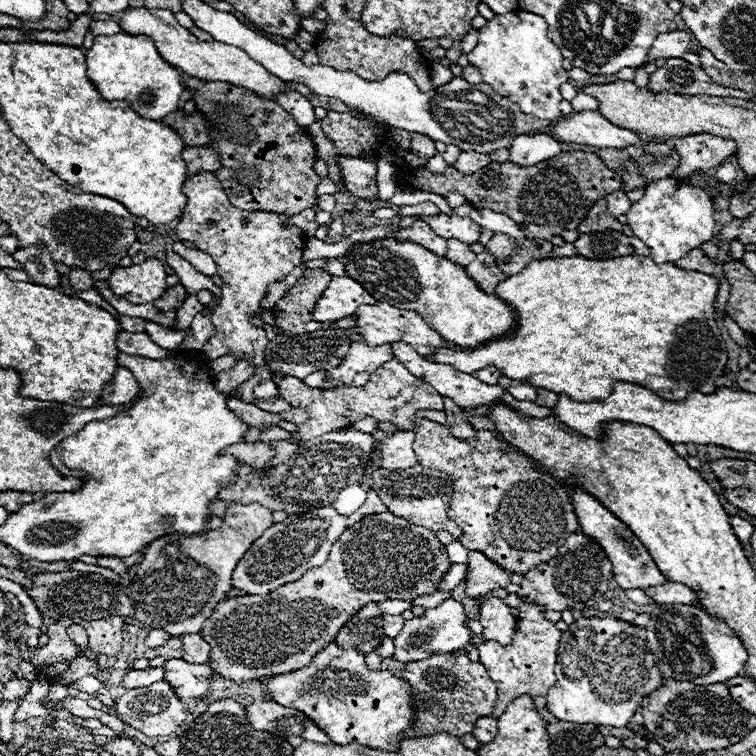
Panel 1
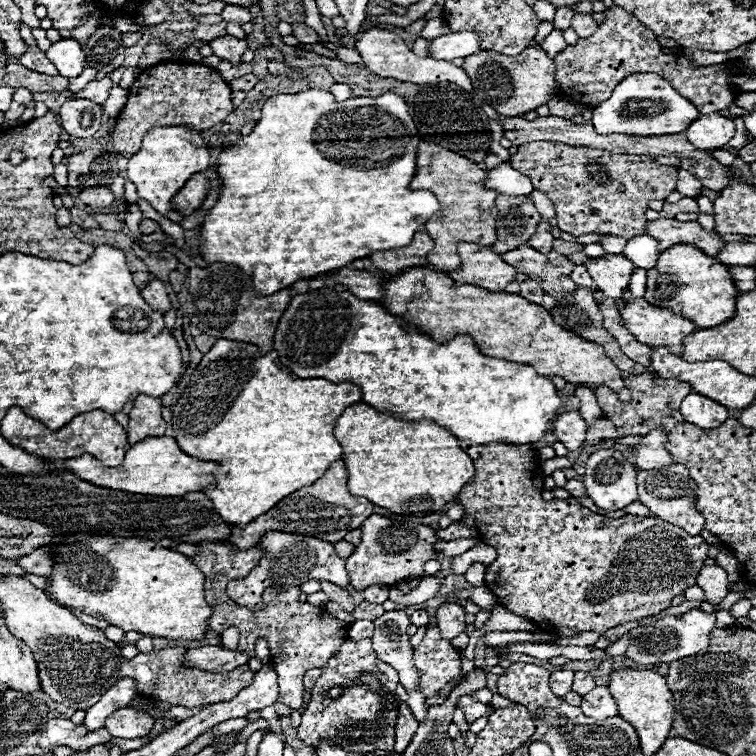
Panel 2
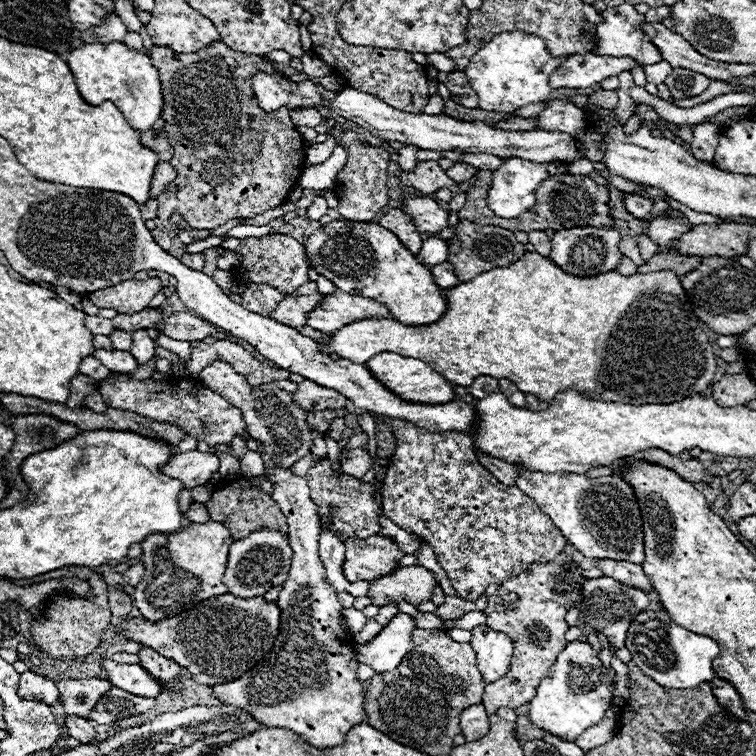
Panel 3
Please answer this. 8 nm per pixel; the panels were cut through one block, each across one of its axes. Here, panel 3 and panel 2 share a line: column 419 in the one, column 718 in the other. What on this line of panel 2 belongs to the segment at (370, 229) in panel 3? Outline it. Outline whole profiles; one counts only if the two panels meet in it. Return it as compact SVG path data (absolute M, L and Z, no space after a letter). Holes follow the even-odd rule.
M678 244L660 252L658 264L648 270L646 302L654 306L666 306L684 318L694 320L696 328L714 328L724 324L736 314L738 288L732 280L730 266L718 262L718 258L704 254L692 244Z

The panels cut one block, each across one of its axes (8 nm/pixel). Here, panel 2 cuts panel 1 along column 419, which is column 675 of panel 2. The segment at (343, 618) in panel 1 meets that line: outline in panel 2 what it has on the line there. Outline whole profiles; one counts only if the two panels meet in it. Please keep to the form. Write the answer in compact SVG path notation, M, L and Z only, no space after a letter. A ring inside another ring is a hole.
M460 442L460 446L466 450L466 454L474 460L476 466L476 476L472 482L468 482L462 488L462 494L458 494L456 502L464 506L464 516L472 516L476 520L478 526L478 536L482 538L484 544L490 544L498 550L498 558L488 566L486 570L486 586L494 592L494 596L498 598L498 602L502 606L506 606L510 612L520 614L528 620L532 620L540 630L546 630L548 634L552 634L554 638L564 638L564 636L576 636L580 632L606 632L618 624L624 622L632 622L632 620L640 620L650 616L650 606L652 604L662 604L660 612L666 610L672 602L674 596L684 594L686 588L696 584L696 578L700 574L700 570L704 568L704 560L708 558L708 544L704 542L702 536L690 536L686 534L686 530L670 524L670 522L662 522L656 516L634 516L634 514L626 514L622 518L606 518L602 514L594 514L592 510L588 510L586 506L582 506L575 497L569 499L542 500L542 482L544 482L544 474L542 468L538 464L538 460L532 456L532 446L502 446L502 442L492 442L492 444L466 444Z

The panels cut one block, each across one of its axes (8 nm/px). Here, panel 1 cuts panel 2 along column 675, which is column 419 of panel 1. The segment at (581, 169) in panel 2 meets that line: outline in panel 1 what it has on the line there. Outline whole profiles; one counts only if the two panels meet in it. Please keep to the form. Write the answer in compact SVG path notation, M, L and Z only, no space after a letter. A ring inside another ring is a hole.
M562 152L556 158L538 162L536 166L516 166L514 162L492 162L484 170L466 176L460 174L452 164L446 166L444 174L432 174L426 166L406 170L398 168L398 184L406 184L410 178L416 182L418 190L432 192L438 196L448 196L450 192L460 192L474 208L490 208L512 218L526 236L538 236L550 240L564 230L576 230L578 224L586 218L588 210L598 198L620 190L620 176L606 168L596 154L590 152ZM410 174L410 176L408 176Z

